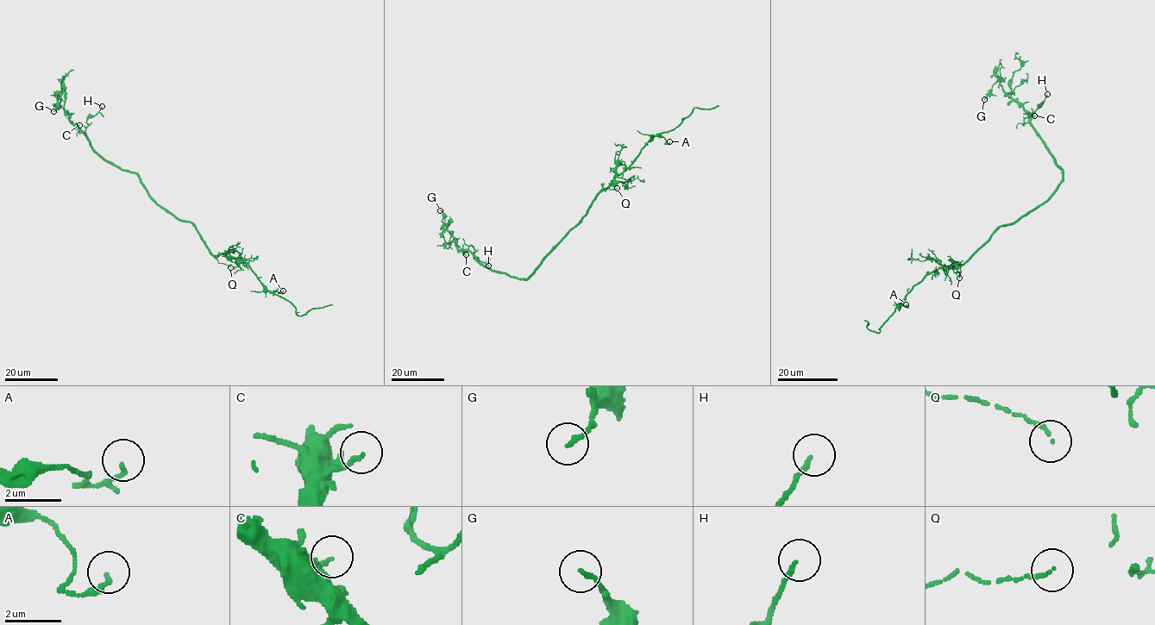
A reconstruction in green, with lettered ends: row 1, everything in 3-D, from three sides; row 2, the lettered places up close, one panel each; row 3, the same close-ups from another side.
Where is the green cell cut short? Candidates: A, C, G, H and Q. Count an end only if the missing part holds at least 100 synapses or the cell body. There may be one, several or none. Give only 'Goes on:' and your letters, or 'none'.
Goes on: none

